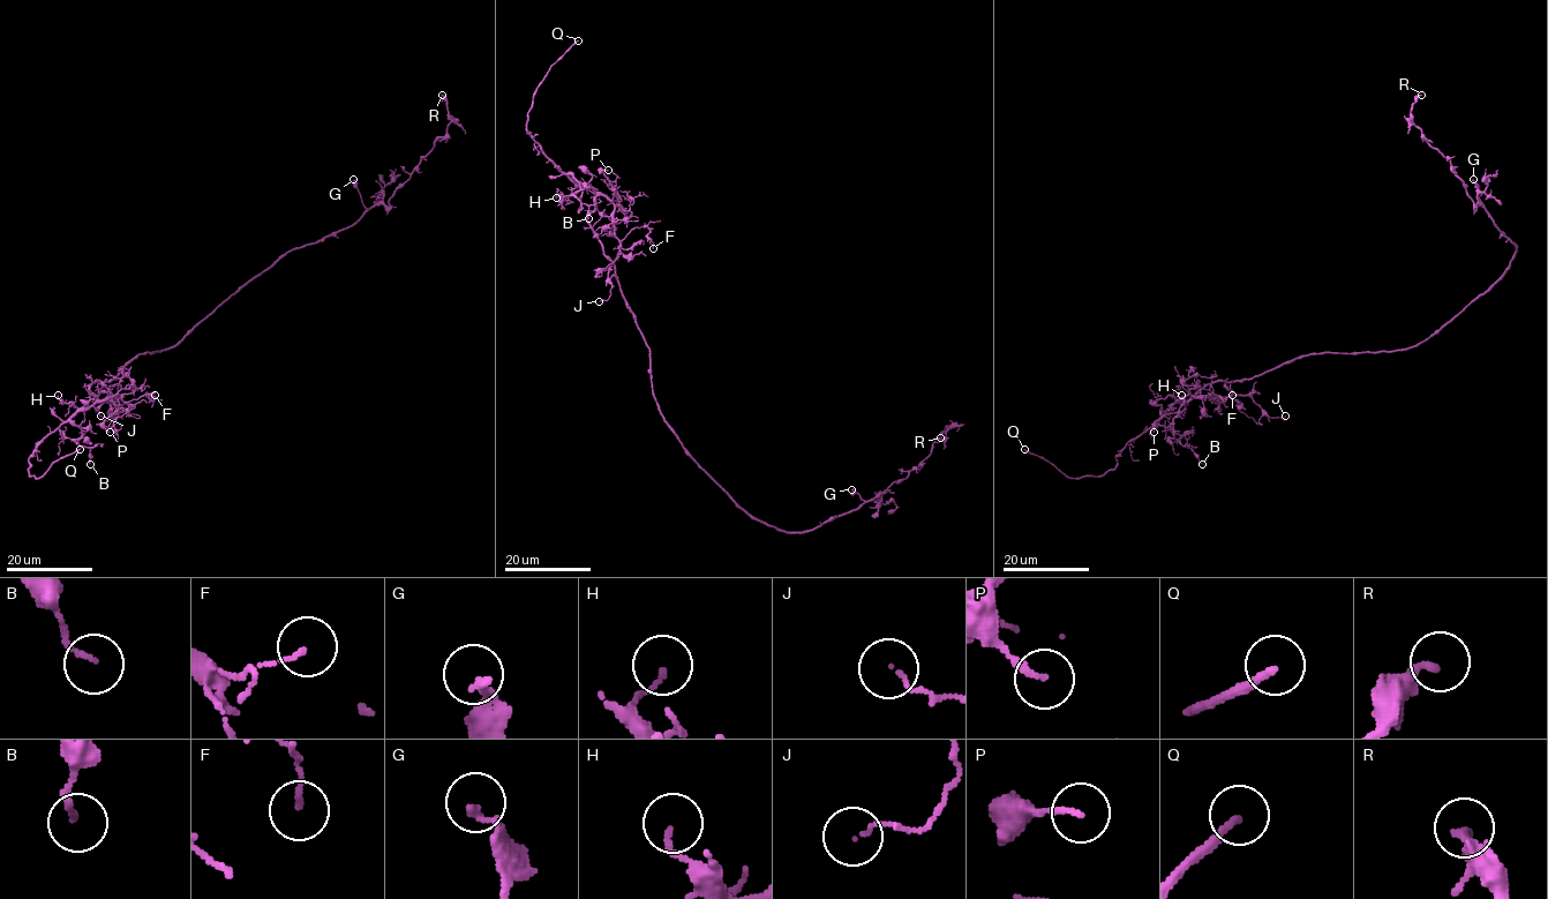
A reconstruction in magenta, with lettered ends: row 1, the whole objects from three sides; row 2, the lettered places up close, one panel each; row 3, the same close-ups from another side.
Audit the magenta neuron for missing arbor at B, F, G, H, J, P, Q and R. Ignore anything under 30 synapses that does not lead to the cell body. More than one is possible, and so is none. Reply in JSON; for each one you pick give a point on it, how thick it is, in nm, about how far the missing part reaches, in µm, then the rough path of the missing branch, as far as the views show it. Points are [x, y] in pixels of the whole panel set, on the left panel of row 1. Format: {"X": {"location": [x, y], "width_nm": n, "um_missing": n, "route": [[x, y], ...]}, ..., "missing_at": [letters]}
{"Q": {"location": [80, 449], "width_nm": 190, "um_missing": 35, "route": [[80, 449], [119, 436], [167, 409], [177, 409], [187, 417]]}, "missing_at": ["Q"]}

